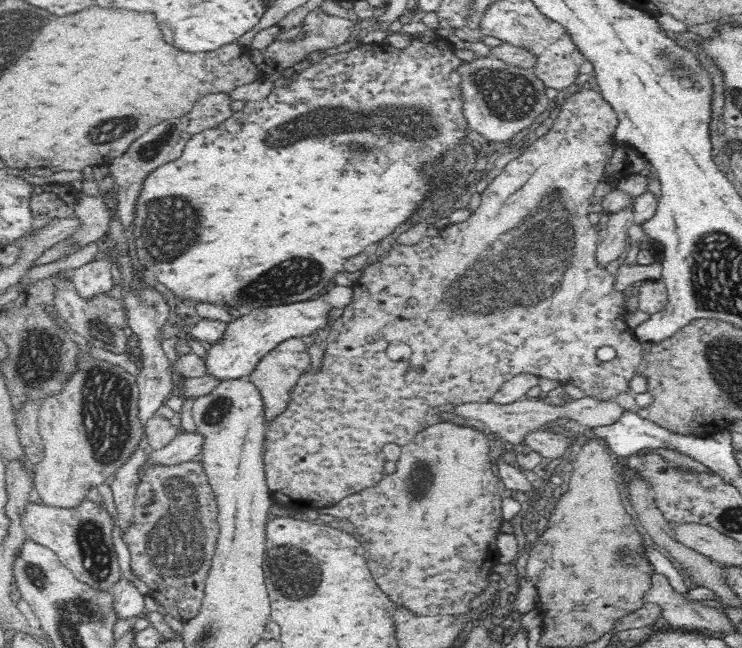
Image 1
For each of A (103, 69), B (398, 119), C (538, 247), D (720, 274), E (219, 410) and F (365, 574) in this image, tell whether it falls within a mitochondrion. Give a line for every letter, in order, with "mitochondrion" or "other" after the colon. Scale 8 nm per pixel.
A: other
B: mitochondrion
C: mitochondrion
D: mitochondrion
E: mitochondrion
F: other

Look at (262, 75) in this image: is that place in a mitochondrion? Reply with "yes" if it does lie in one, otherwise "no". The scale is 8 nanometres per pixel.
no

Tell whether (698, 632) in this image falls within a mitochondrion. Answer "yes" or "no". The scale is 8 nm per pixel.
no

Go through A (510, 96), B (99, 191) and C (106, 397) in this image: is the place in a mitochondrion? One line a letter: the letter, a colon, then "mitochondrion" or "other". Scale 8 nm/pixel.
A: mitochondrion
B: other
C: mitochondrion

